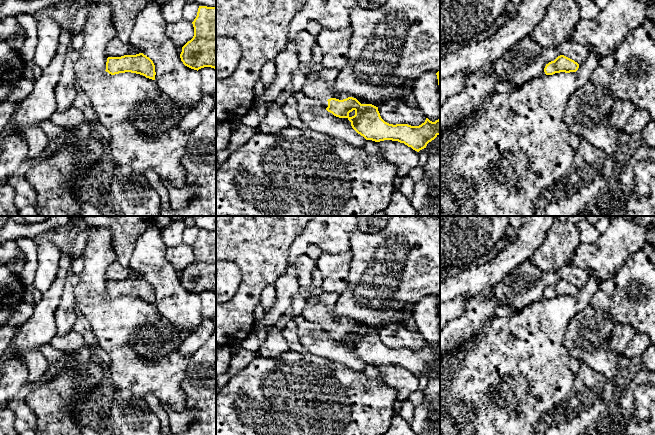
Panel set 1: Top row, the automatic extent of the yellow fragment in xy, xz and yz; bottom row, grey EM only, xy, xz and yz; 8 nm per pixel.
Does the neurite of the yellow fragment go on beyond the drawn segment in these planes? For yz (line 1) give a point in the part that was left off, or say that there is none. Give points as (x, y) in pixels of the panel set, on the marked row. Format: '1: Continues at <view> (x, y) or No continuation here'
1: No continuation here

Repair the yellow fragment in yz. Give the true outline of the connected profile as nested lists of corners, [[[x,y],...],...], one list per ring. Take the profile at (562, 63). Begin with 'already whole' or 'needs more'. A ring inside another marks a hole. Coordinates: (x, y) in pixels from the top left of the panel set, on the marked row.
already whole; [[[560,55],[554,61],[546,64],[544,72],[546,75],[553,75],[560,72],[576,72],[578,68],[579,64],[577,62],[564,55]]]

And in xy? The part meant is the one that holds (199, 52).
already whole; [[[199,6],[192,24],[194,36],[182,47],[181,61],[197,71],[204,67],[216,70],[216,7]]]

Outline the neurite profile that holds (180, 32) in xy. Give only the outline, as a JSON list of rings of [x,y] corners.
[[[184,19],[167,23],[166,35],[176,47],[182,48],[194,36],[193,24]]]

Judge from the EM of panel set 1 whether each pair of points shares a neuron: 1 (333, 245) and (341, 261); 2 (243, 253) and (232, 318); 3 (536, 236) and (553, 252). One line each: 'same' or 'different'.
1: different
2: same
3: different

